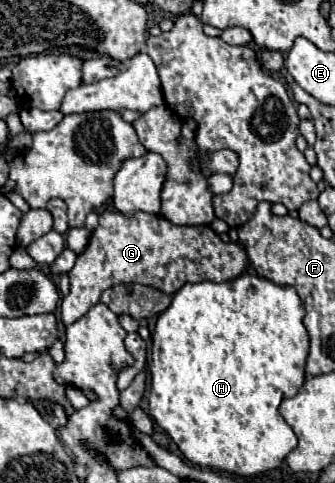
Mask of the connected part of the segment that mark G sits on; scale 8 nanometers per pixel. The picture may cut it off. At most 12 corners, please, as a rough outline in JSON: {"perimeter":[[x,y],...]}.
{"perimeter":[[117,211],[69,271],[61,323],[75,323],[113,285],[173,295],[231,281],[239,243],[209,225]]}

